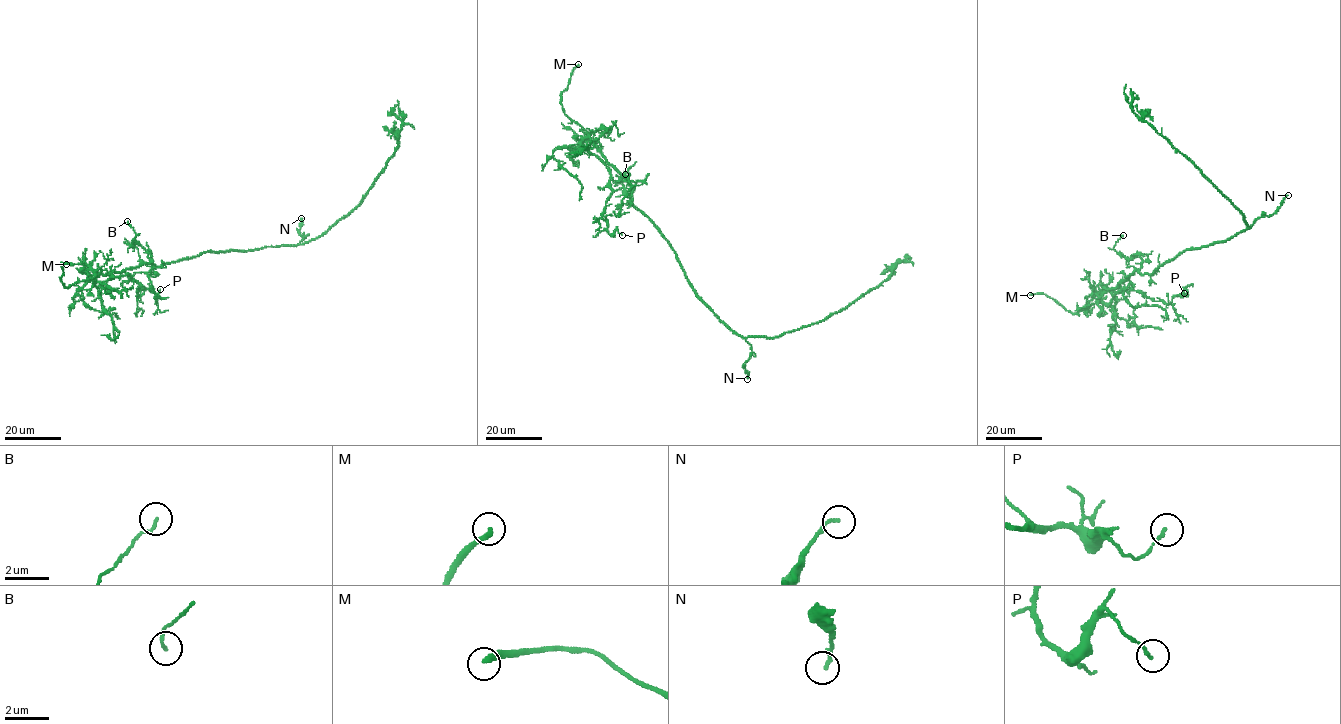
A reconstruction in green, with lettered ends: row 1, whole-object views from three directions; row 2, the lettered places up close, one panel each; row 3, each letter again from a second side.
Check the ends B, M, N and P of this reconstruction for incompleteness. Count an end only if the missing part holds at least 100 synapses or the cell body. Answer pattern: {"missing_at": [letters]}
{"missing_at": ["M"]}

